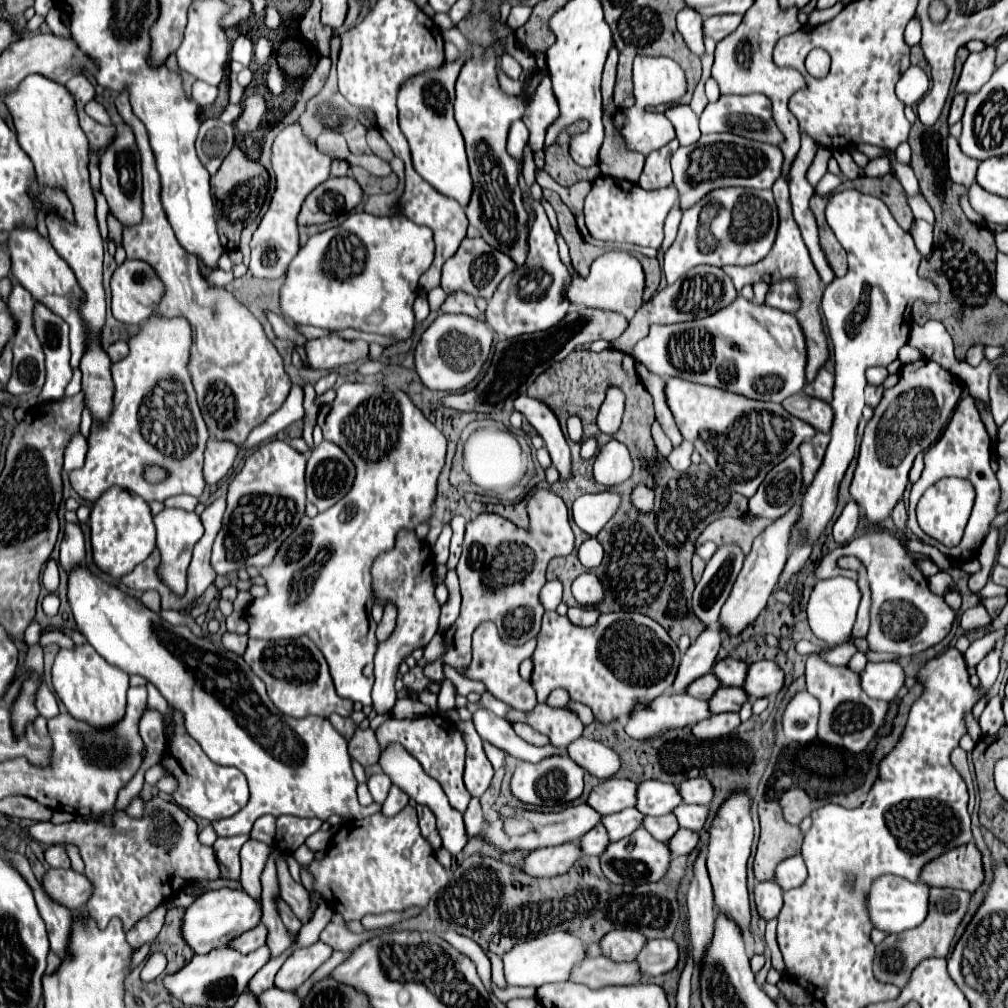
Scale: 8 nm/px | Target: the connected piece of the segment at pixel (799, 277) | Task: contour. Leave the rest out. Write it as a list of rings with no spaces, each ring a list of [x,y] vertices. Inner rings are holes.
[[[779,177],[773,185],[773,195],[775,195],[775,203],[777,203],[777,211],[779,211],[779,231],[777,231],[777,239],[775,245],[771,249],[771,253],[749,267],[723,267],[725,273],[733,279],[735,287],[745,287],[745,283],[749,283],[749,279],[761,279],[765,283],[775,283],[775,281],[783,281],[783,279],[791,279],[795,281],[799,287],[799,299],[801,299],[801,307],[793,313],[799,321],[799,325],[803,327],[803,335],[807,341],[807,367],[805,367],[805,377],[807,381],[815,379],[815,373],[819,371],[819,367],[823,367],[823,363],[827,361],[829,353],[827,353],[827,335],[823,333],[823,325],[821,325],[821,315],[819,315],[819,301],[821,301],[821,285],[819,285],[819,275],[811,263],[809,251],[803,243],[801,231],[793,219],[791,213],[791,201],[789,201],[789,185],[783,177]]]

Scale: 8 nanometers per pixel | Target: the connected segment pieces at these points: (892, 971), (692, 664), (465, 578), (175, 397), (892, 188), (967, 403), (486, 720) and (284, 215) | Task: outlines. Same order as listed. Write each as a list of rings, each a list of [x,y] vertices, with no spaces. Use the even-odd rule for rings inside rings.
[[[933,887],[929,893],[929,913],[921,925],[915,929],[887,935],[877,947],[875,947],[875,961],[873,961],[873,975],[881,983],[893,983],[897,987],[903,987],[907,983],[907,977],[915,969],[915,965],[927,957],[947,957],[955,943],[955,929],[961,923],[967,905],[969,905],[971,893],[959,891],[959,889],[939,889]]]
[[[707,627],[693,643],[691,647],[683,653],[681,665],[677,679],[673,683],[673,693],[685,693],[685,687],[695,681],[697,677],[705,675],[711,671],[719,647],[723,639],[723,629],[721,627]]]
[[[481,513],[473,521],[467,523],[463,553],[457,563],[457,575],[461,583],[461,615],[457,621],[445,631],[443,639],[447,645],[447,653],[435,663],[425,667],[425,675],[431,681],[443,681],[443,663],[449,663],[459,673],[471,663],[471,635],[483,621],[493,621],[499,629],[499,635],[511,643],[521,645],[535,637],[541,629],[543,605],[539,603],[539,591],[545,585],[545,569],[547,569],[547,553],[543,553],[541,543],[531,537],[529,531],[513,525],[511,521],[495,515]],[[517,607],[531,609],[531,619],[511,619],[507,617]]]
[[[153,315],[145,321],[137,335],[129,341],[129,355],[117,363],[113,363],[113,383],[115,383],[115,397],[113,397],[113,413],[105,427],[93,427],[89,439],[89,451],[83,469],[71,471],[69,479],[73,489],[87,501],[95,501],[103,495],[109,487],[119,485],[127,491],[137,493],[145,501],[165,501],[173,495],[195,495],[199,497],[205,489],[203,481],[203,451],[207,443],[207,427],[201,419],[201,411],[195,399],[195,389],[189,375],[189,359],[191,359],[191,325],[185,317],[159,317]],[[161,387],[167,391],[169,397],[163,397],[163,405],[155,405],[153,393]],[[145,465],[159,465],[167,471],[165,481],[161,483],[147,483],[143,477]]]
[[[891,173],[885,177],[879,177],[879,179],[863,177],[861,179],[861,193],[869,193],[873,197],[879,197],[889,207],[895,221],[905,231],[911,229],[913,213],[911,213],[911,209],[907,209],[907,199],[905,199],[905,191],[903,191],[901,183]]]
[[[965,395],[959,405],[955,407],[955,413],[951,417],[951,421],[947,423],[941,439],[931,445],[931,449],[925,451],[925,469],[923,469],[923,475],[921,479],[911,487],[911,497],[909,497],[909,507],[907,507],[907,513],[909,513],[909,521],[907,521],[907,527],[923,541],[923,543],[929,543],[933,547],[937,547],[939,551],[943,551],[947,557],[955,559],[963,559],[971,553],[975,553],[987,531],[989,531],[989,523],[995,519],[997,515],[997,501],[999,501],[999,481],[995,477],[995,471],[991,469],[991,439],[987,435],[987,429],[981,421],[981,415],[979,415],[979,409],[973,401],[971,395]],[[943,477],[967,477],[973,487],[975,487],[975,493],[977,493],[977,499],[975,499],[975,507],[973,507],[973,513],[971,513],[971,519],[967,523],[967,529],[965,529],[965,537],[961,539],[961,543],[957,547],[945,547],[941,545],[939,541],[935,541],[933,537],[929,537],[927,533],[923,533],[917,525],[917,517],[915,517],[915,505],[917,505],[917,499],[925,493],[927,487],[931,487],[937,479],[943,479]]]
[[[477,709],[473,713],[473,723],[475,723],[475,729],[477,729],[477,733],[481,735],[483,741],[489,741],[489,743],[501,747],[503,751],[507,751],[509,755],[513,755],[517,759],[535,763],[535,761],[541,761],[543,757],[563,753],[561,749],[551,747],[551,745],[547,745],[547,747],[527,745],[521,737],[515,735],[513,727],[505,719],[497,717],[489,709]]]
[[[299,123],[287,125],[273,141],[271,147],[271,165],[275,173],[275,191],[269,203],[269,211],[261,219],[259,227],[251,239],[251,263],[249,271],[255,277],[277,279],[283,277],[291,259],[299,251],[299,233],[297,233],[297,213],[311,189],[331,177],[331,163],[333,159],[317,149],[317,145],[305,137]]]

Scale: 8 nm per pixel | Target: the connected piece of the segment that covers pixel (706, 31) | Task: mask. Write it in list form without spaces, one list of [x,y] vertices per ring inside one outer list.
[[[719,15],[719,17],[709,17],[703,21],[703,35],[711,37],[715,41],[725,39],[729,33],[733,33],[743,17],[741,15]]]

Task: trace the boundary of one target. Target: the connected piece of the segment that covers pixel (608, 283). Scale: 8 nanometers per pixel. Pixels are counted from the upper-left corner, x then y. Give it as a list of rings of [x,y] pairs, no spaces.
[[[560,233],[556,234],[556,242],[563,263],[571,269],[571,275],[573,275],[573,283],[571,283],[571,289],[567,291],[567,299],[569,299],[573,305],[585,305],[585,307],[597,307],[597,309],[621,313],[623,317],[627,317],[627,321],[631,321],[633,315],[635,315],[635,311],[643,305],[645,273],[643,273],[641,263],[639,263],[633,255],[629,255],[629,253],[625,253],[625,251],[609,251],[609,253],[603,253],[603,255],[593,263],[593,269],[591,269],[589,277],[583,279],[583,277],[579,277],[579,275],[575,273],[575,269],[571,267],[571,259],[569,259],[569,255],[567,255],[567,247],[565,247],[565,241],[563,241],[563,237]]]

